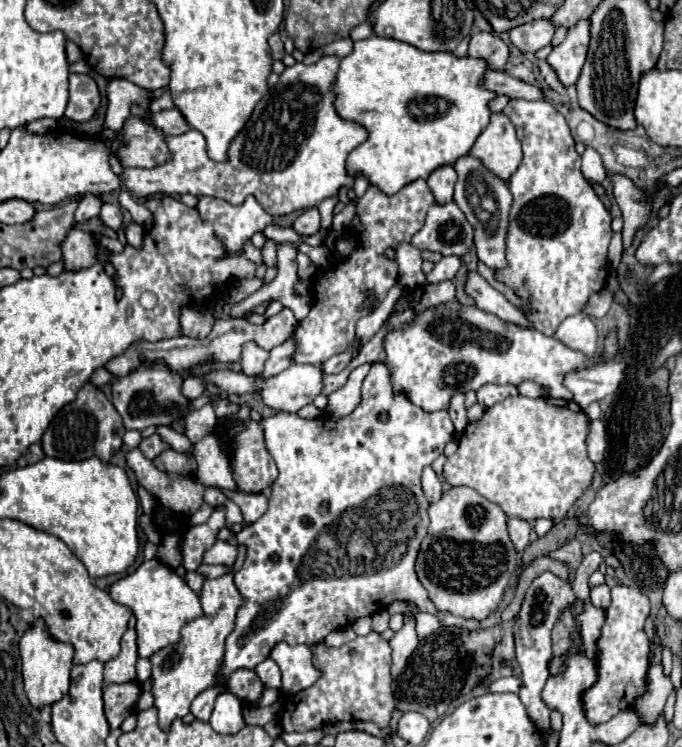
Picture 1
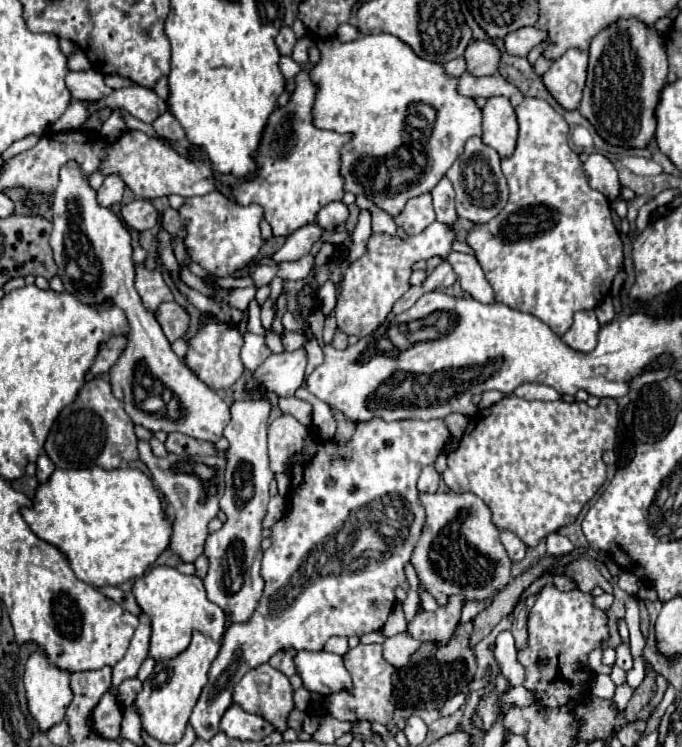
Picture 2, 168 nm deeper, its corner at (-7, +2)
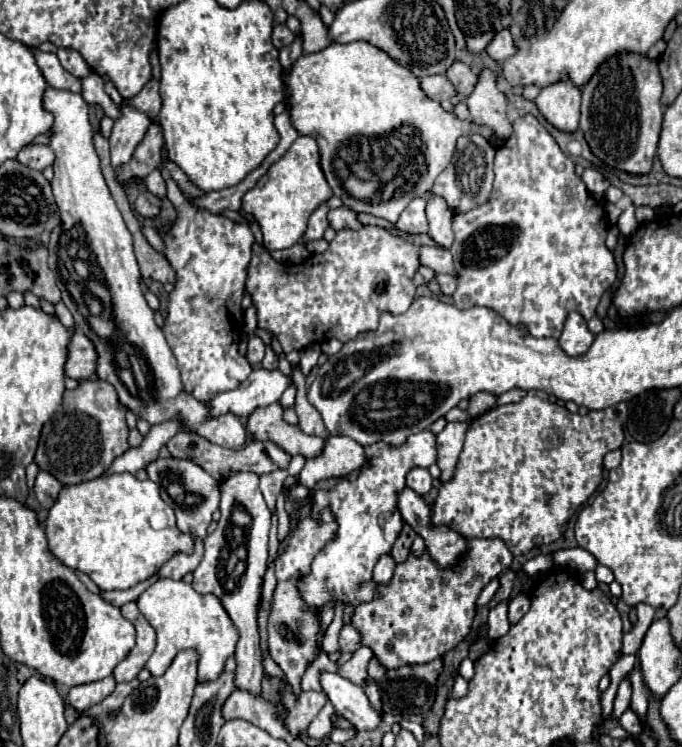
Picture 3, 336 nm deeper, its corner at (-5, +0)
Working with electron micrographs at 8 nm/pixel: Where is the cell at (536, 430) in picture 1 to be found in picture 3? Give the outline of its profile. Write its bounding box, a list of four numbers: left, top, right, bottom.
[433,391,627,555]

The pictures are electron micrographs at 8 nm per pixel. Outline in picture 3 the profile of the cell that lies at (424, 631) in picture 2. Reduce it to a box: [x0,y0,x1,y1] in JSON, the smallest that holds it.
[353,539,513,667]

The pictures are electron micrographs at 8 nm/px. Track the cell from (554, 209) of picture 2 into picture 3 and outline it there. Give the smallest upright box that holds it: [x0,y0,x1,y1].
[451,113,617,337]

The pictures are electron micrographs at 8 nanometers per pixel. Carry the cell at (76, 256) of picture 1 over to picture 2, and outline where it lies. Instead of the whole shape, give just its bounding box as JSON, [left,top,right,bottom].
[49,161,231,443]

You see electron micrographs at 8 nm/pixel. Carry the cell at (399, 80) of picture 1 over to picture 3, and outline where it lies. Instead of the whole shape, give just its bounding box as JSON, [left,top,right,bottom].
[283,41,489,223]

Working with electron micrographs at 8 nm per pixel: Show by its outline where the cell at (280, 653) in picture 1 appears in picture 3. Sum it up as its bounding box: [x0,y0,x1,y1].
[321,673,381,729]

